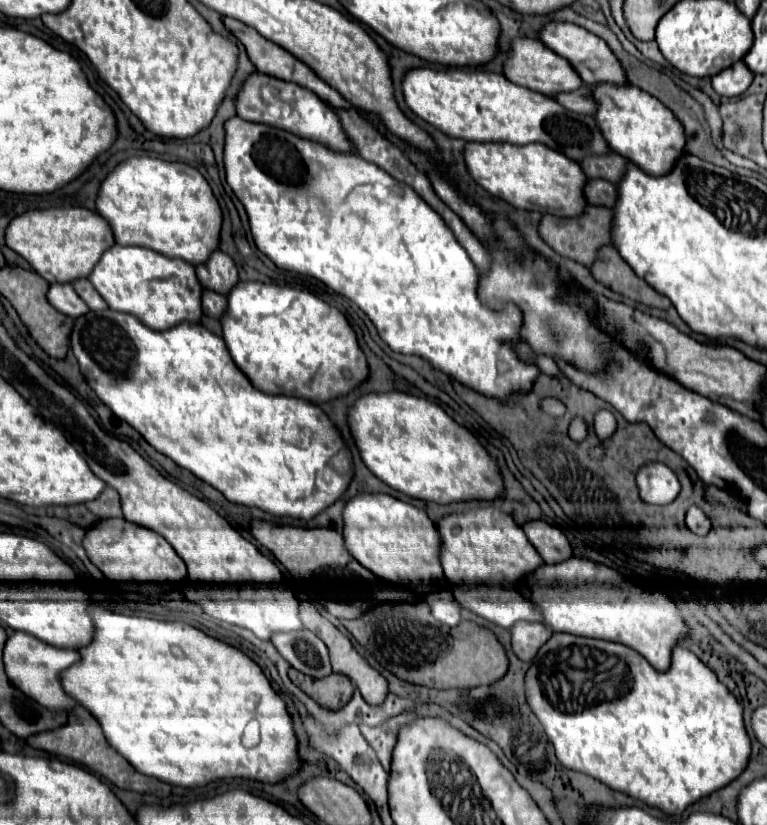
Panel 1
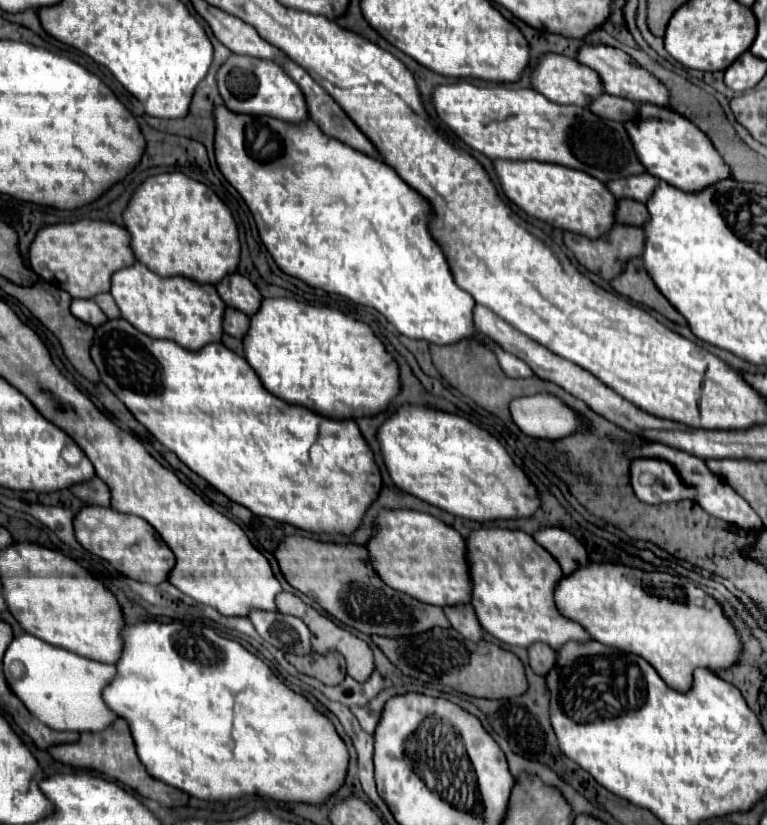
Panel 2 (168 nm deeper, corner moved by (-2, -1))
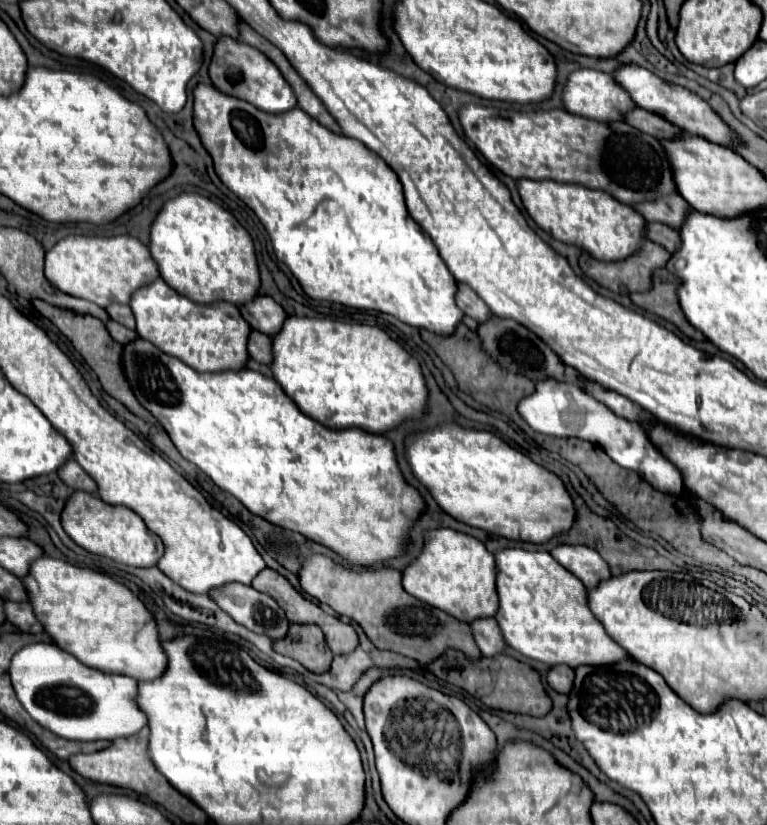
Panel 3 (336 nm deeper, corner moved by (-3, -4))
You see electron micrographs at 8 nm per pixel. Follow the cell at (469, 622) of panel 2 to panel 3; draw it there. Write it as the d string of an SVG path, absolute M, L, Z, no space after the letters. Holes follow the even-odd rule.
M481 618L481 620L473 622L471 626L473 626L475 642L481 648L483 656L497 656L505 650L507 642L505 642L495 618Z

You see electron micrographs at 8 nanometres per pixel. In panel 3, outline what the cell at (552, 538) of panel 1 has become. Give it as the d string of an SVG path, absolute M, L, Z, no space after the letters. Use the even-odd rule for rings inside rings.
M559 546L551 552L551 556L571 574L575 574L589 590L611 578L607 562L587 546Z

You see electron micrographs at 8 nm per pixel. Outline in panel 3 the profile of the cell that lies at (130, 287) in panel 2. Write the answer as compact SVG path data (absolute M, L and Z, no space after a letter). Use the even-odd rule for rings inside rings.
M159 278L153 284L139 288L133 294L129 306L137 320L137 334L163 352L183 360L189 368L195 368L203 374L243 370L249 360L247 340L251 326L233 304L195 304L189 298L177 294Z

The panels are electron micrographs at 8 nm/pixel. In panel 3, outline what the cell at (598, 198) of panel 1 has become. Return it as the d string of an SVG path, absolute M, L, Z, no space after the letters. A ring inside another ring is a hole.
M651 222L647 224L647 238L659 246L663 246L667 252L675 252L681 246L681 238L679 232L675 232L675 228L669 228L665 224L657 224Z

